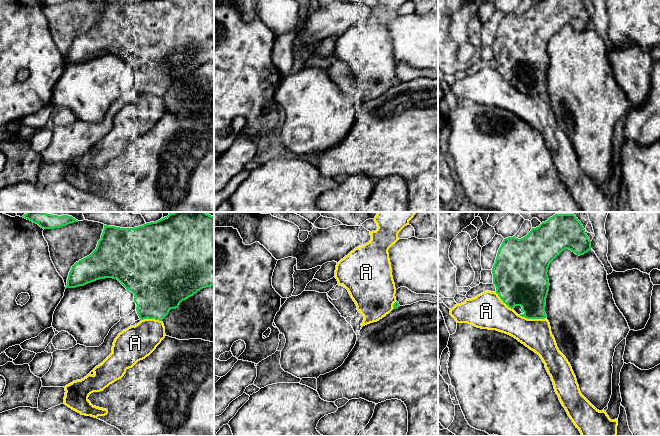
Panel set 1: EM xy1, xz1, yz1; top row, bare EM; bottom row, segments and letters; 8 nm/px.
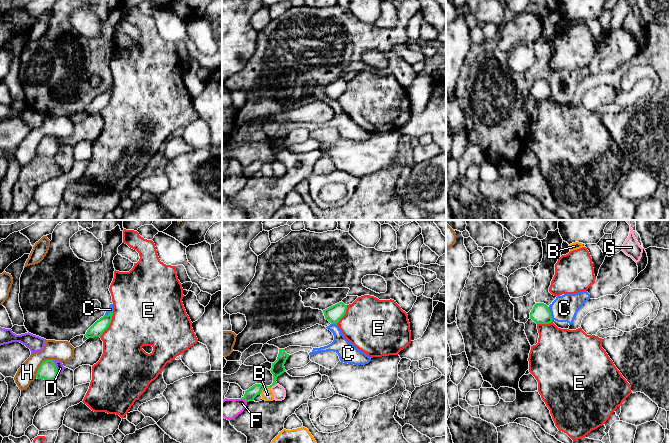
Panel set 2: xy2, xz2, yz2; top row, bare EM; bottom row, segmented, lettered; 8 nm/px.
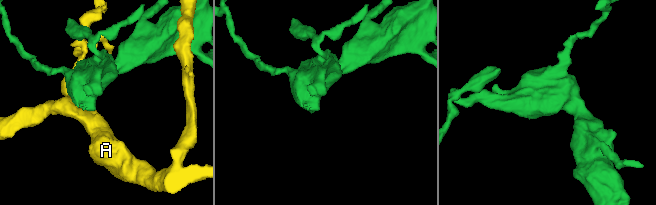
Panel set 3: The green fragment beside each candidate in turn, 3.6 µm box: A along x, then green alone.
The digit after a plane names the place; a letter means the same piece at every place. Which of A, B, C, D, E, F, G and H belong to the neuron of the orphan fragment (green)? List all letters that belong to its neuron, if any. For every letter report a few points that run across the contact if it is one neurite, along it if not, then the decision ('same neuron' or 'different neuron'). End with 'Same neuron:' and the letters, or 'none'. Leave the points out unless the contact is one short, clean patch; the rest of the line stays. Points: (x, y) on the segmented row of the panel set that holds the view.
A: different neuron
B: different neuron
C: line yz2 (548, 307), (553, 319); different neuron
D: line xy2 (51, 359), (58, 372); different neuron
E: different neuron
F: different neuron
G: line xz2 (276, 383), (270, 387); different neuron
H: different neuron
Same neuron: none

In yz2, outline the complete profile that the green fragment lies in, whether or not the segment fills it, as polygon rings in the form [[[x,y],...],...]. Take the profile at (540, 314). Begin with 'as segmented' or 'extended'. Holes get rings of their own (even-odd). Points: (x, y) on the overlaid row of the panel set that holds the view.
as segmented | [[[536,303],[530,312],[530,319],[536,324],[549,324],[553,321],[549,307],[544,303]]]

